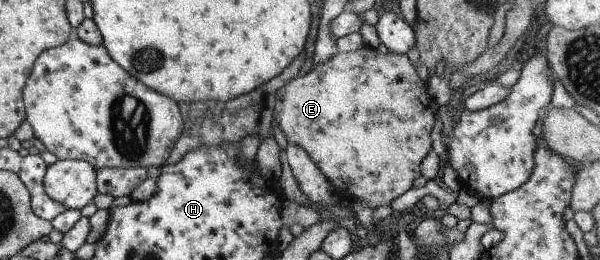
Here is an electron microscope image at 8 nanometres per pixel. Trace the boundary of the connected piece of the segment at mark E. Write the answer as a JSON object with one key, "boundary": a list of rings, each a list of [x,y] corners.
{"boundary":[[[362,46],[360,49],[349,52],[338,52],[328,62],[321,67],[314,67],[302,77],[296,77],[286,82],[280,89],[277,89],[275,104],[273,105],[272,124],[276,124],[284,133],[288,142],[302,146],[304,151],[314,160],[314,163],[320,168],[320,171],[326,176],[326,179],[332,184],[333,192],[342,203],[348,199],[360,199],[367,203],[372,209],[379,205],[390,205],[393,199],[402,195],[411,188],[414,178],[421,175],[419,165],[426,157],[427,152],[431,150],[432,139],[431,131],[435,122],[435,114],[439,106],[431,99],[426,91],[426,82],[421,80],[413,63],[406,54],[395,54],[392,52],[378,53],[376,48]]]}

